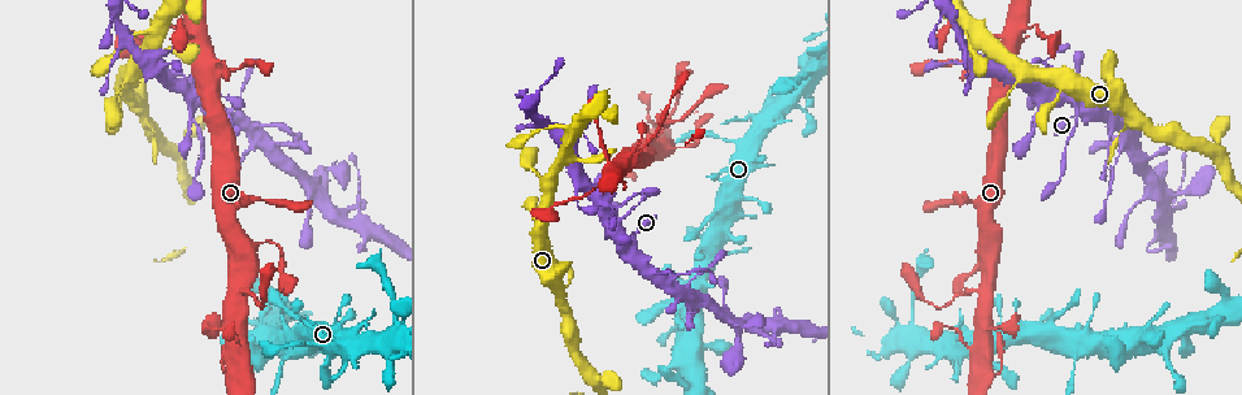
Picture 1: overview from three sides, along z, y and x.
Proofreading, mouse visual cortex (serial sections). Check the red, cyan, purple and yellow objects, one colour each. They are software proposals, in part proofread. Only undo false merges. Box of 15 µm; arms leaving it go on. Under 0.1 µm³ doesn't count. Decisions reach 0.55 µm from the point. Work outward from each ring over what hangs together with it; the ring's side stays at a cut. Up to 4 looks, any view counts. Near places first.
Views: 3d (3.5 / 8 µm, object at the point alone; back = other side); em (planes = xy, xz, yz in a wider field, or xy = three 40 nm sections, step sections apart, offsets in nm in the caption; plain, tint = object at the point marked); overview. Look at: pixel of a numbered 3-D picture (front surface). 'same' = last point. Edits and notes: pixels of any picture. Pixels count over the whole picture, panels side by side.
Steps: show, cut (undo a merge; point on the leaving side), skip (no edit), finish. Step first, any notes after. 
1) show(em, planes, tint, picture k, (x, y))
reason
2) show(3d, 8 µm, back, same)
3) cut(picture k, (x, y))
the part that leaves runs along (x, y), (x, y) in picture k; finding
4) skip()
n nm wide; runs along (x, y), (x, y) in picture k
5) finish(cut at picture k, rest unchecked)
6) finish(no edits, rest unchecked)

show(3d, 3.5 µm, picture 1, (548, 210))

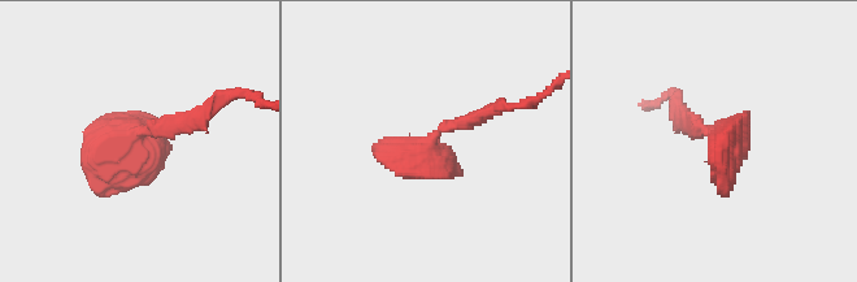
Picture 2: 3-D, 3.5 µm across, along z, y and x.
show(em, xy, step 1, tint, picture 2, (712, 131))

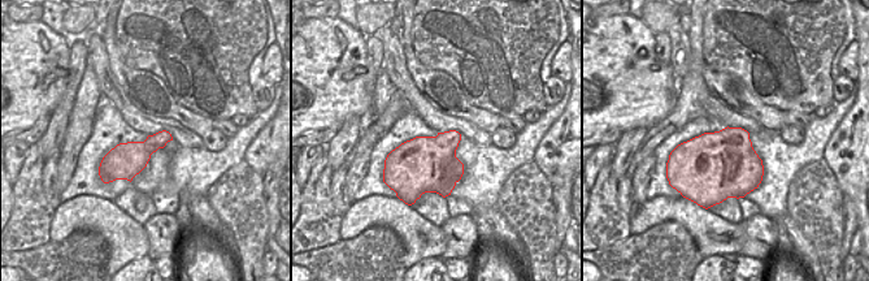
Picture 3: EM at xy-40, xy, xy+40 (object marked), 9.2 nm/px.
skip()
runs along (212, 104), (140, 129), (96, 192) in picture 2; continuous, no second cell

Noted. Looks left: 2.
show(3d, 3.5 µm, picture 1, (184, 8))
abrupt turn

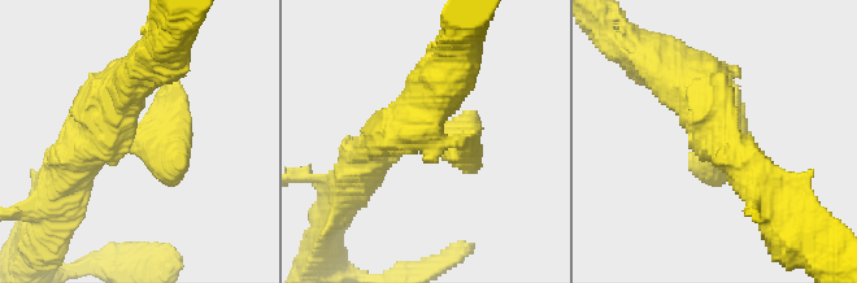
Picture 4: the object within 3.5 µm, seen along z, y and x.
show(em, xy, step 3, tint, picture 4, (139, 138))
need the tissue

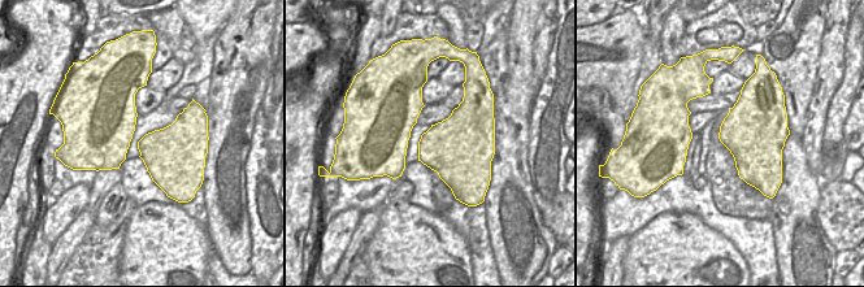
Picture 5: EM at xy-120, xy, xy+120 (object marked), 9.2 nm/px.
skip()
runs along (81, 152), (175, 85) in picture 4; one cell here

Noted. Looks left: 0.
finish(no edits, rest unchecked)

